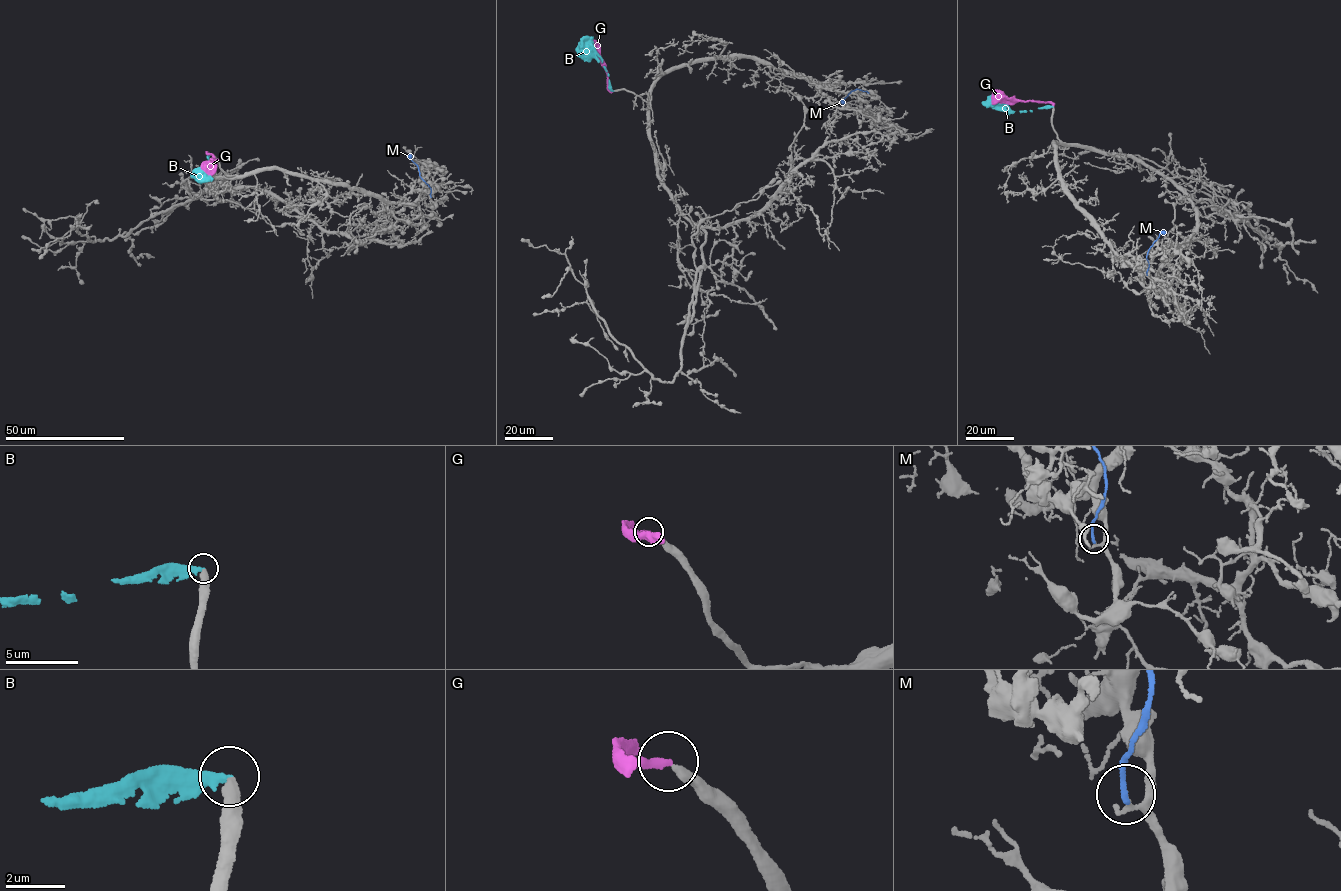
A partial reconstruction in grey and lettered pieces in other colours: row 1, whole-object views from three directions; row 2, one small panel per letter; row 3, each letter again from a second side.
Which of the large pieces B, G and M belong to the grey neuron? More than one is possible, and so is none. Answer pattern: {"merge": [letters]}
{"merge": ["B"]}

